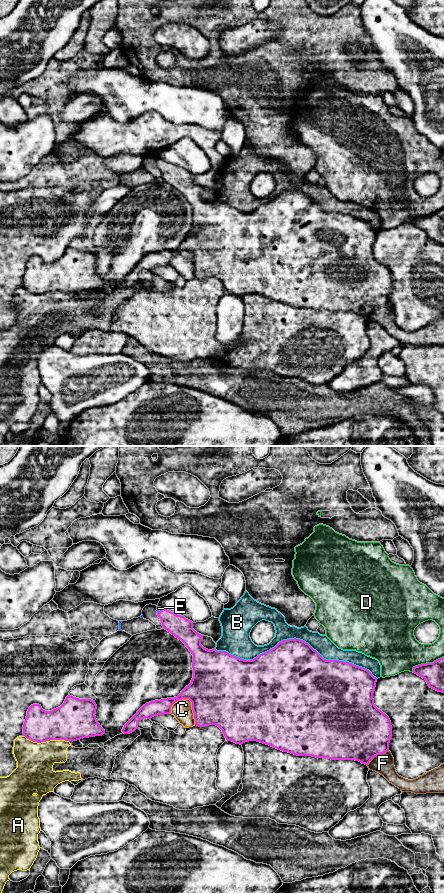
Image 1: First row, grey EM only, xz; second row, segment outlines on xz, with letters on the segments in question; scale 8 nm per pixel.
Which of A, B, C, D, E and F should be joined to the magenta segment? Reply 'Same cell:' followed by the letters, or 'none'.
Same cell: E

